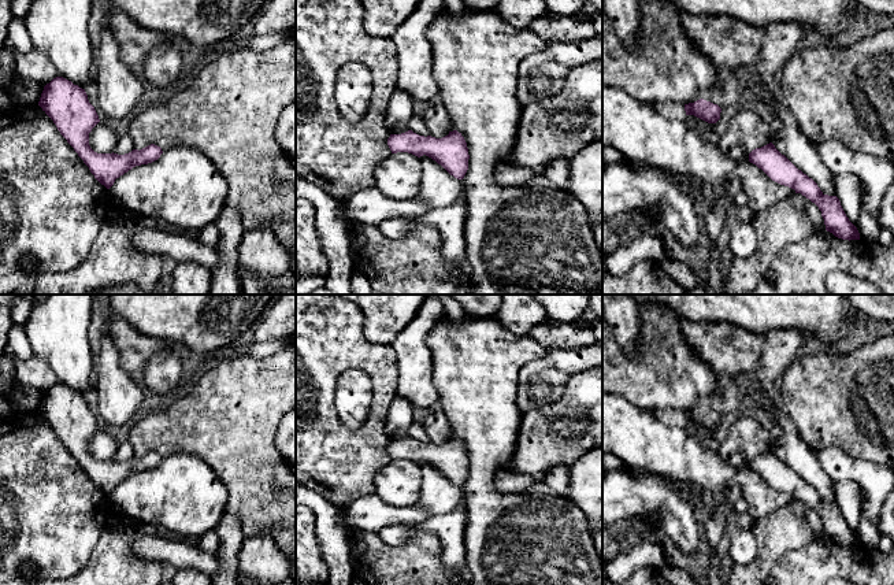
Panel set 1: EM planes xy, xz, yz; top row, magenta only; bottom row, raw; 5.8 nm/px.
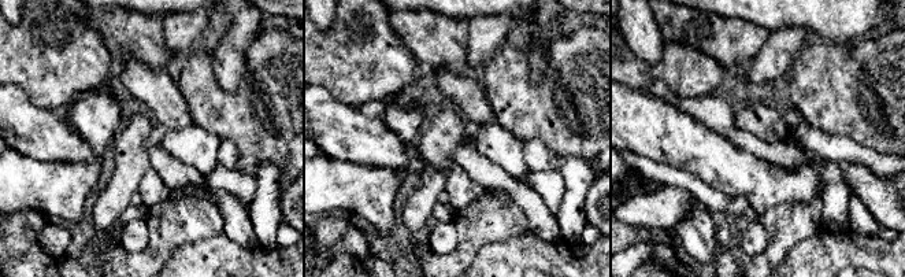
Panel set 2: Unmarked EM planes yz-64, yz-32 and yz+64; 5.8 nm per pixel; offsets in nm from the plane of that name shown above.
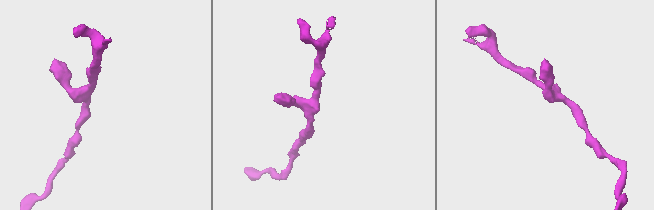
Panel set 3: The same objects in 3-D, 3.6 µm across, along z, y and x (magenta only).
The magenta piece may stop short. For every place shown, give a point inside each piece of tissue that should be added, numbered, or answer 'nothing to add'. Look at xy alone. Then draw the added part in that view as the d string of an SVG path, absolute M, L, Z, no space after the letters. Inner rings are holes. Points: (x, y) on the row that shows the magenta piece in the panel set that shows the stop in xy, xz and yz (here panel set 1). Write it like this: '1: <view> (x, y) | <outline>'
nothing to add

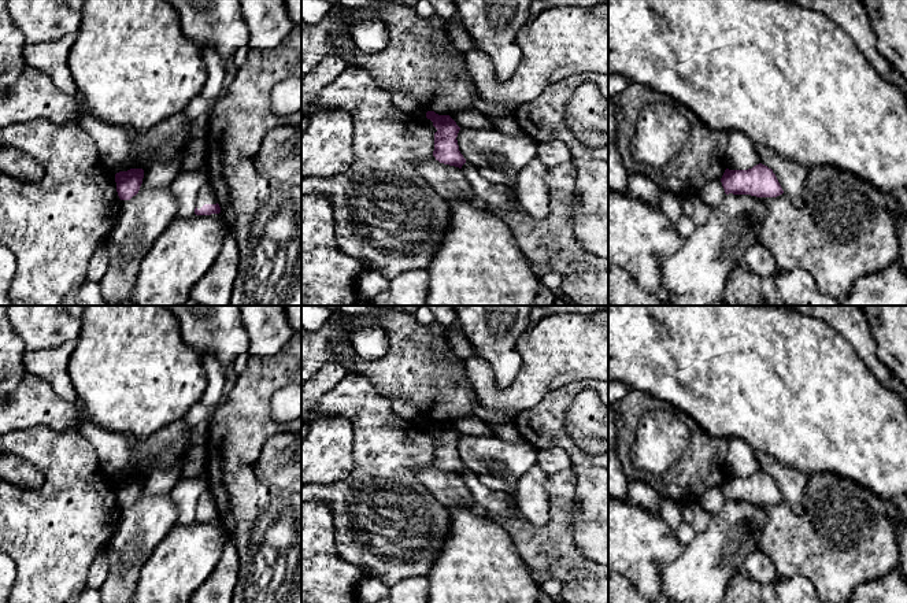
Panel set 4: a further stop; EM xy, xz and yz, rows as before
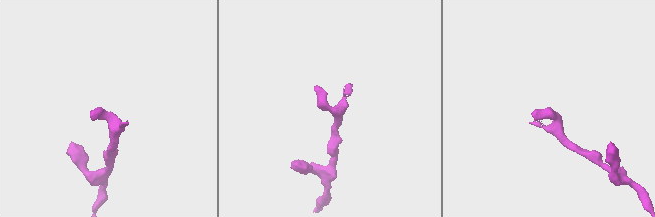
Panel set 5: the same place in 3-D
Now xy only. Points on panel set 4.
1: xy (206, 195) | M210 182L204 184L197 193L196 203L197 210L200 210L204 204L216 204L216 203L218 201L212 186L210 185Z

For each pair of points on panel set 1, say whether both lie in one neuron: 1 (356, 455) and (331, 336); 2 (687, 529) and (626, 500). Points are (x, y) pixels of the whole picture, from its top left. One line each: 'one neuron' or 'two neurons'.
1: one neuron
2: one neuron

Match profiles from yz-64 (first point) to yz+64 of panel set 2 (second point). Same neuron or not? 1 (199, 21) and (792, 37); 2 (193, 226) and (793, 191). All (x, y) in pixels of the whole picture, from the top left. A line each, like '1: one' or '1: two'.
1: one
2: two

